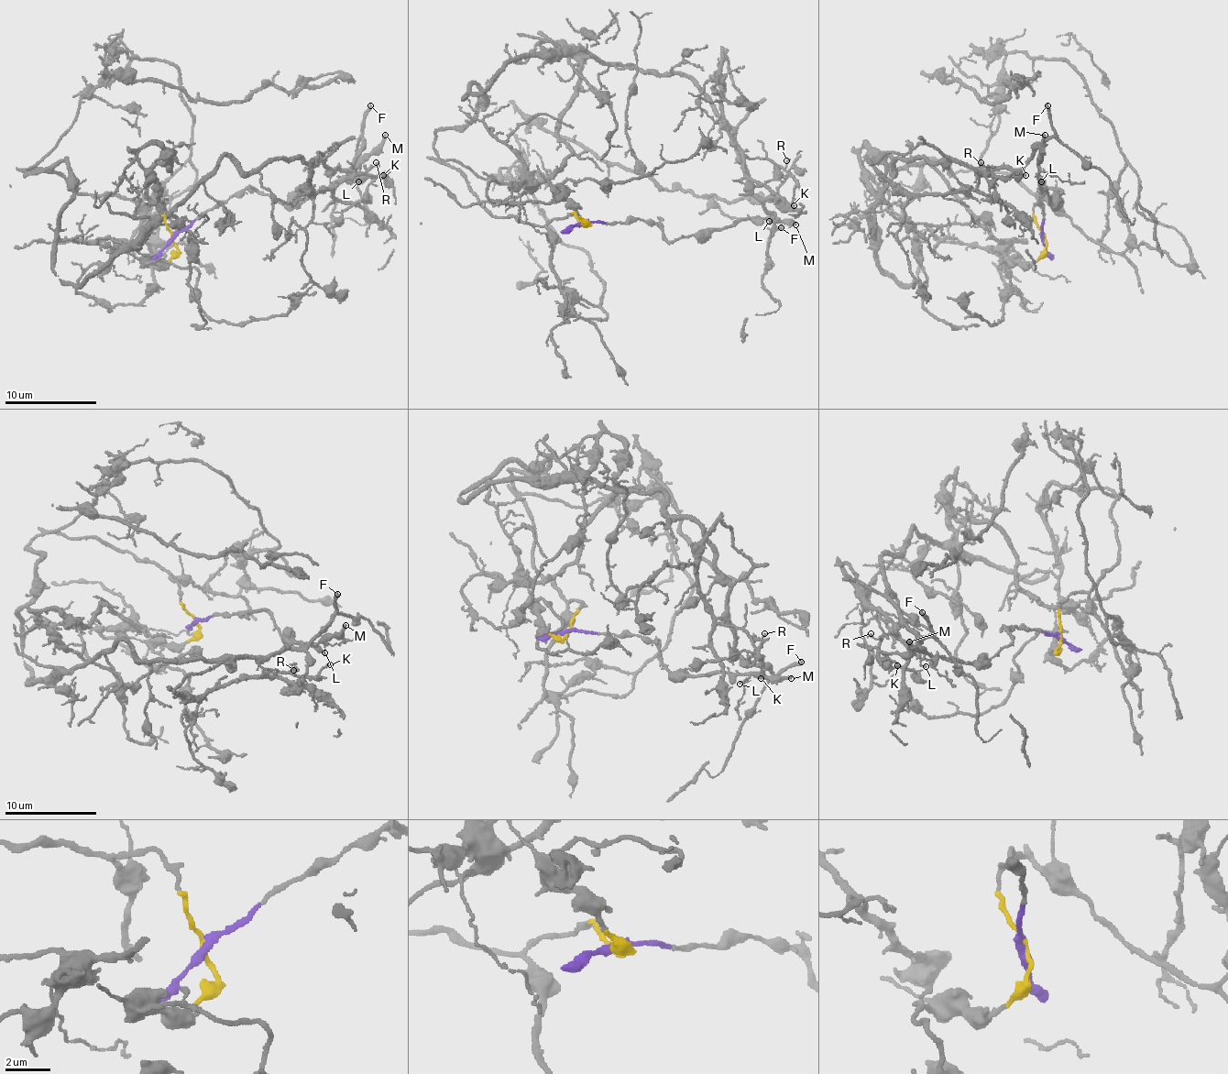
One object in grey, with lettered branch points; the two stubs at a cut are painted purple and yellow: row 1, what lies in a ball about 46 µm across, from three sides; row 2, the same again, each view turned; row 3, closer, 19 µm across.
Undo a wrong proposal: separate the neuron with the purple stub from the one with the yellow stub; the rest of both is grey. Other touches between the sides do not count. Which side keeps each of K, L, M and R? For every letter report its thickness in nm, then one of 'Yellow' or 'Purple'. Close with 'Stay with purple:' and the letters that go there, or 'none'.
K: Thickness 120 nm. Yellow
L: Thickness 100 nm. Purple
M: Thickness 280 nm. Purple
R: Thickness 150 nm. Yellow
Stay with purple: L, M

